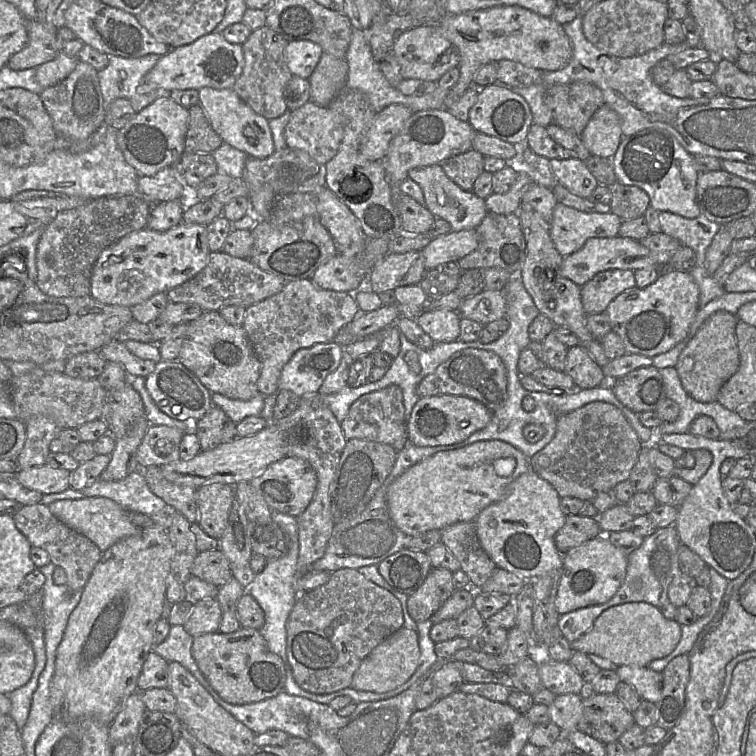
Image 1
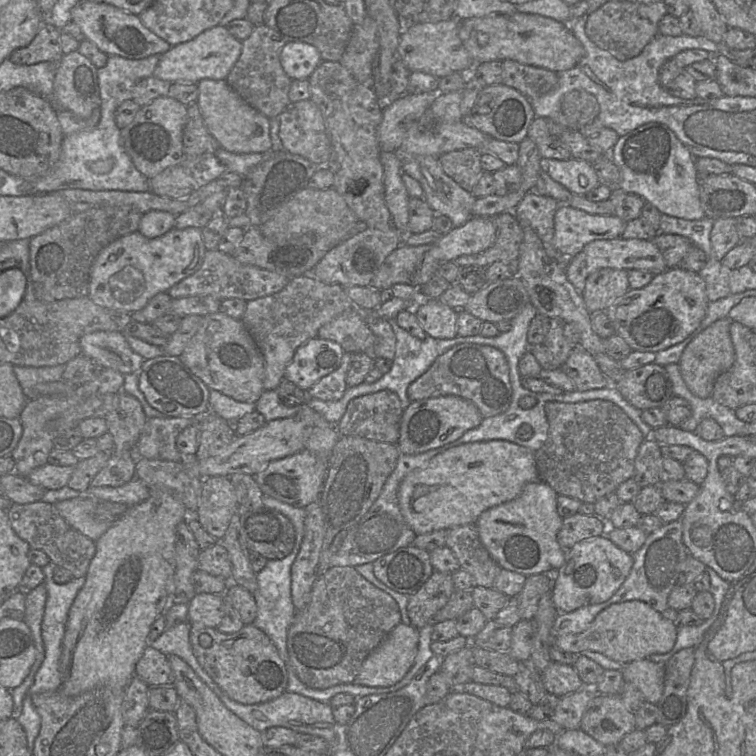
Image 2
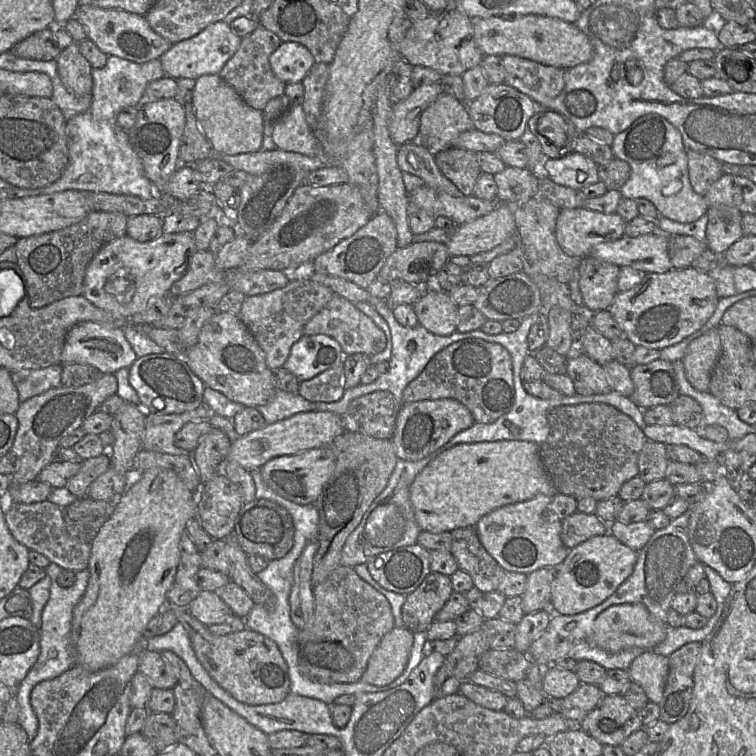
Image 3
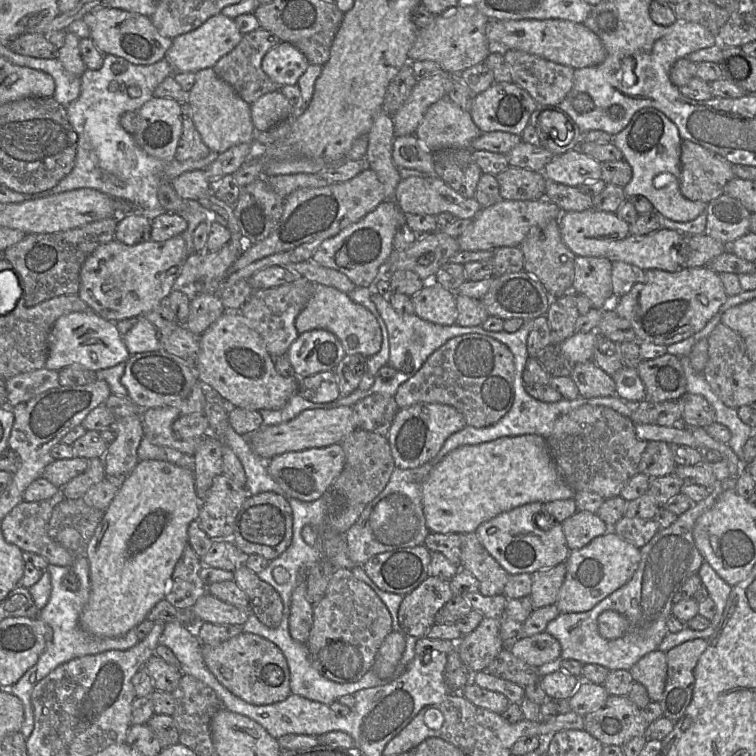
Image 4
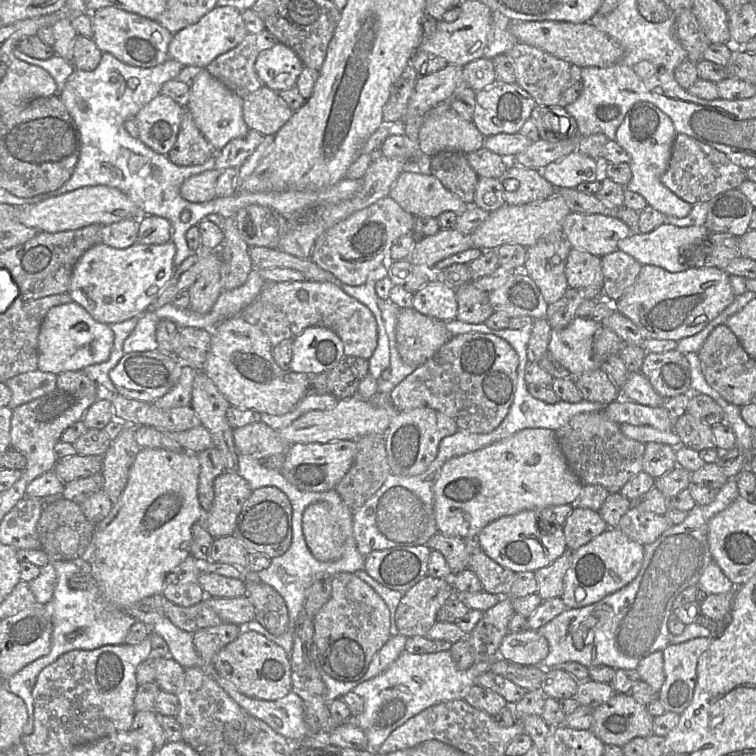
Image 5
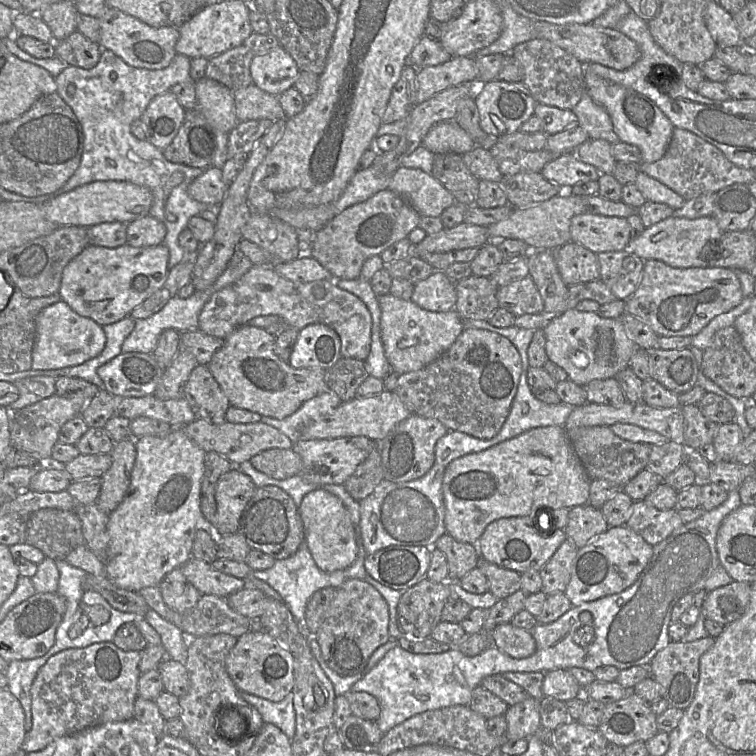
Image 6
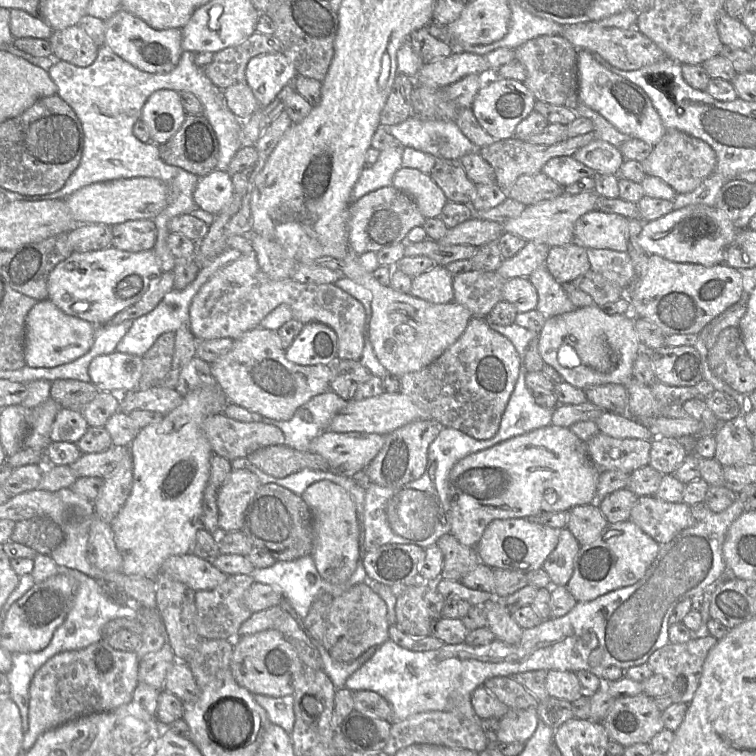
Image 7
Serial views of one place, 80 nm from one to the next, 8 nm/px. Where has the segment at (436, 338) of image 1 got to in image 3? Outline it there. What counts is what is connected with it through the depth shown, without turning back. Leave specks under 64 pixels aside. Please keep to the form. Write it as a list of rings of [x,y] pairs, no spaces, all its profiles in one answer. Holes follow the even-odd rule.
[[[434,284],[424,290],[413,308],[419,324],[429,332],[448,336],[457,331],[458,306],[450,299],[448,292]]]

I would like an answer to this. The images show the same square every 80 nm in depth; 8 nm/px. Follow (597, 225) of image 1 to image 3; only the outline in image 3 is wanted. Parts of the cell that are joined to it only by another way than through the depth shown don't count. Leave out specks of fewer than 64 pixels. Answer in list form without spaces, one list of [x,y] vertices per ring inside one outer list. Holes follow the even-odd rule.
[[[582,206],[562,208],[556,221],[556,240],[568,255],[582,259],[598,244],[624,236],[626,224],[616,212],[606,214]]]

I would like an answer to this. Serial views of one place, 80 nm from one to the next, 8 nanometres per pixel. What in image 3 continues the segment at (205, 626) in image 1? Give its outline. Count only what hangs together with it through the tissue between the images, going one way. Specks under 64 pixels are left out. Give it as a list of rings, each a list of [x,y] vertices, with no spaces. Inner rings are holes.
[[[200,591],[187,607],[188,612],[205,626],[222,624],[233,616],[216,592]]]

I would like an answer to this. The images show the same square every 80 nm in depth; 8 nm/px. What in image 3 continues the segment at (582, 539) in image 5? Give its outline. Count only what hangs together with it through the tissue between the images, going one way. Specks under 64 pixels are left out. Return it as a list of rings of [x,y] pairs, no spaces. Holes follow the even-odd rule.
[[[574,512],[561,521],[561,540],[567,549],[572,549],[594,536],[612,535],[611,524],[604,523],[594,513]]]

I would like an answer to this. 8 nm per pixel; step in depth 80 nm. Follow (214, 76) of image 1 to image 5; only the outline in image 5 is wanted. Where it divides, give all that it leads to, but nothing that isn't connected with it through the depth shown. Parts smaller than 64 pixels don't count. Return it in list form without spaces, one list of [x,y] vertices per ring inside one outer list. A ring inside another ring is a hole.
[[[216,6],[196,23],[188,25],[175,34],[168,45],[169,58],[175,59],[183,66],[206,66],[217,56],[236,47],[248,34],[242,15],[232,6]]]

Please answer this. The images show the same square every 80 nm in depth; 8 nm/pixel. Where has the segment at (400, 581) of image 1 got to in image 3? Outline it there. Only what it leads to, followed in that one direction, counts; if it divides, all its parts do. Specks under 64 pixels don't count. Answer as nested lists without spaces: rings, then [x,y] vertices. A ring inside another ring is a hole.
[[[415,543],[372,557],[367,562],[367,568],[383,588],[407,595],[431,572],[430,553]]]

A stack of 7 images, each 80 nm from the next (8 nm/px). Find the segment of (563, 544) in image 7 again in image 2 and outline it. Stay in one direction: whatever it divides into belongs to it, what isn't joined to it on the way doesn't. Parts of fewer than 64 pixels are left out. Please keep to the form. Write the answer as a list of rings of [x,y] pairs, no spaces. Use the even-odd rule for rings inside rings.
[[[534,574],[527,576],[522,591],[517,596],[519,614],[522,620],[532,620],[538,608],[538,602],[547,591],[552,591],[550,574]]]

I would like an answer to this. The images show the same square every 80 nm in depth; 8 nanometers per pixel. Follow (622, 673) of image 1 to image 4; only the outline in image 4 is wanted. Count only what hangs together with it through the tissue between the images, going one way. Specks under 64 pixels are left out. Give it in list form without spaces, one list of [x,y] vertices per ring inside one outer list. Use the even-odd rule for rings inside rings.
[[[655,650],[645,654],[629,671],[633,680],[646,688],[652,702],[661,700],[667,675],[665,652]]]

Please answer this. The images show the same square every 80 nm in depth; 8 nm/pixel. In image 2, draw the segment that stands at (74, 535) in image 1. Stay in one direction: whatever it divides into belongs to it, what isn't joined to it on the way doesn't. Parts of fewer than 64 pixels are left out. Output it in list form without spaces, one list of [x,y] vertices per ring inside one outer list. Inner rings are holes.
[[[42,500],[28,503],[13,503],[7,511],[10,524],[16,534],[28,542],[30,548],[41,550],[57,566],[69,570],[73,578],[85,577],[96,553],[95,541],[72,528],[58,513],[54,504]]]

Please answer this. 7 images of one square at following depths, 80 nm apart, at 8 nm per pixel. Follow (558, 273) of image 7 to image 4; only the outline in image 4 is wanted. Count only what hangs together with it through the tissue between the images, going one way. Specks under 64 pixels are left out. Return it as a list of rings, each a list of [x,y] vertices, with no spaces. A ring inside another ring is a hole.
[[[576,256],[572,291],[586,296],[593,308],[605,309],[613,302],[611,274],[609,258]]]

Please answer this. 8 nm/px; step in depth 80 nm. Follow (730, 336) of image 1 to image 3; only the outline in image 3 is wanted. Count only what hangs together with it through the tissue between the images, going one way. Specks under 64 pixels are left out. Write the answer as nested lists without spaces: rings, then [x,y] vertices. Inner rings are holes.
[[[717,328],[709,330],[688,345],[682,361],[686,378],[694,389],[709,391],[711,374],[720,354],[721,343]]]

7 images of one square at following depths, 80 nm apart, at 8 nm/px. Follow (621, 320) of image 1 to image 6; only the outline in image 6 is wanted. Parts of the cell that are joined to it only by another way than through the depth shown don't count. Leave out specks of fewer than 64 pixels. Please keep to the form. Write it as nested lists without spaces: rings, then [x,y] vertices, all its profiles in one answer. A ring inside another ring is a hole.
[[[647,260],[635,292],[625,301],[625,313],[642,321],[659,337],[693,337],[716,316],[739,305],[743,298],[735,270],[674,268],[659,260]]]

